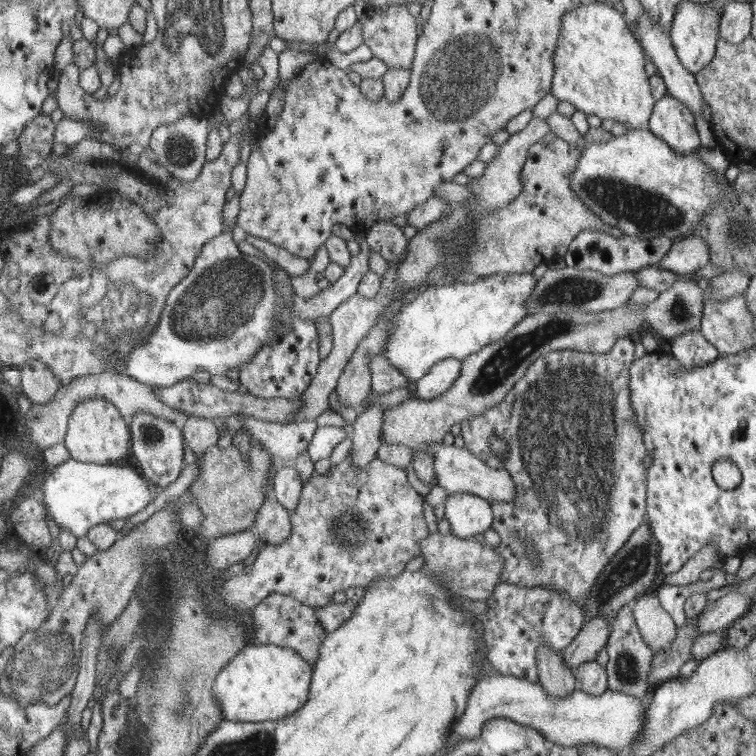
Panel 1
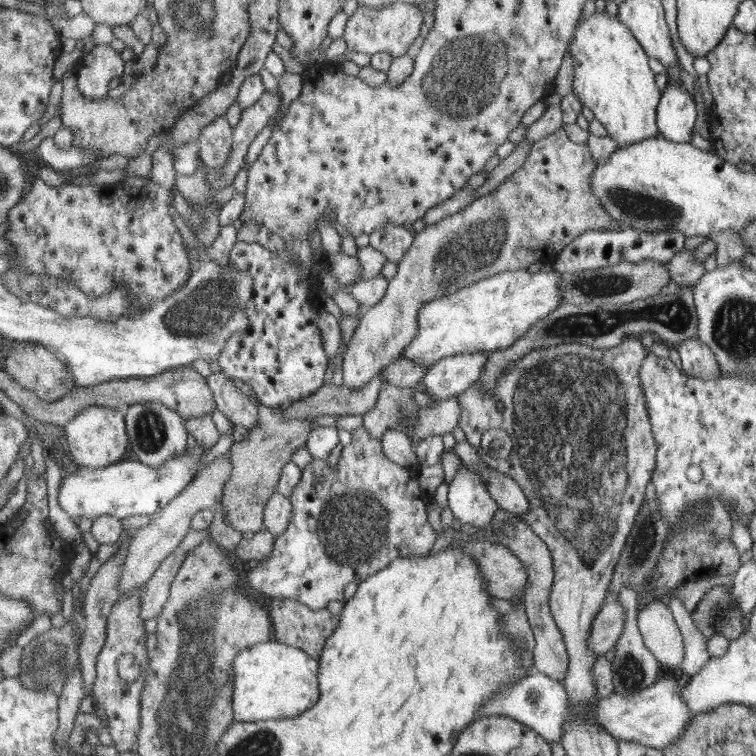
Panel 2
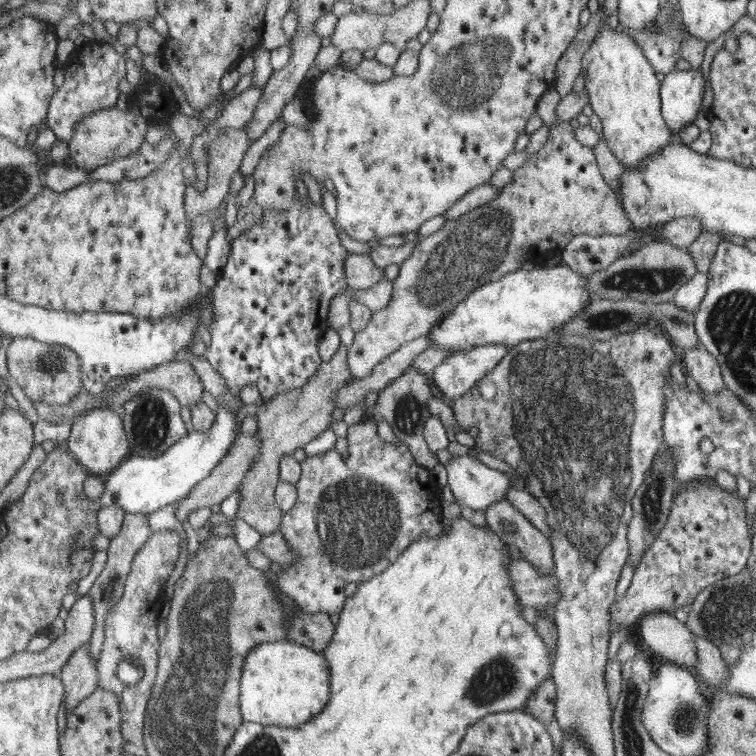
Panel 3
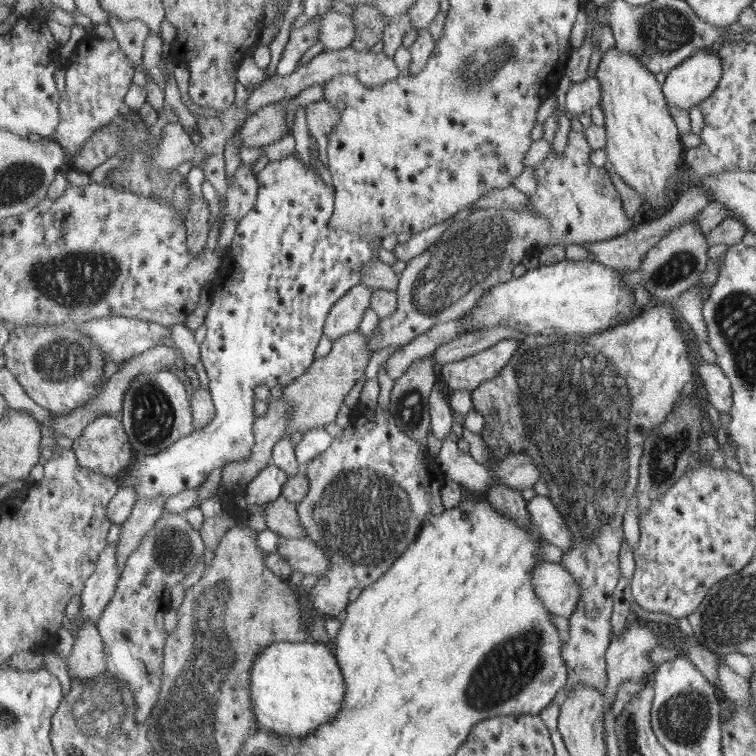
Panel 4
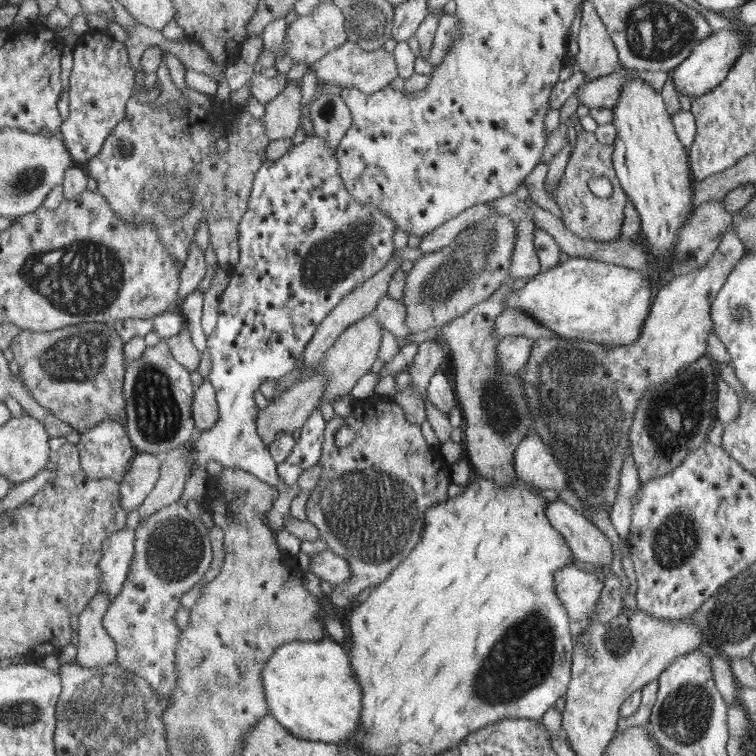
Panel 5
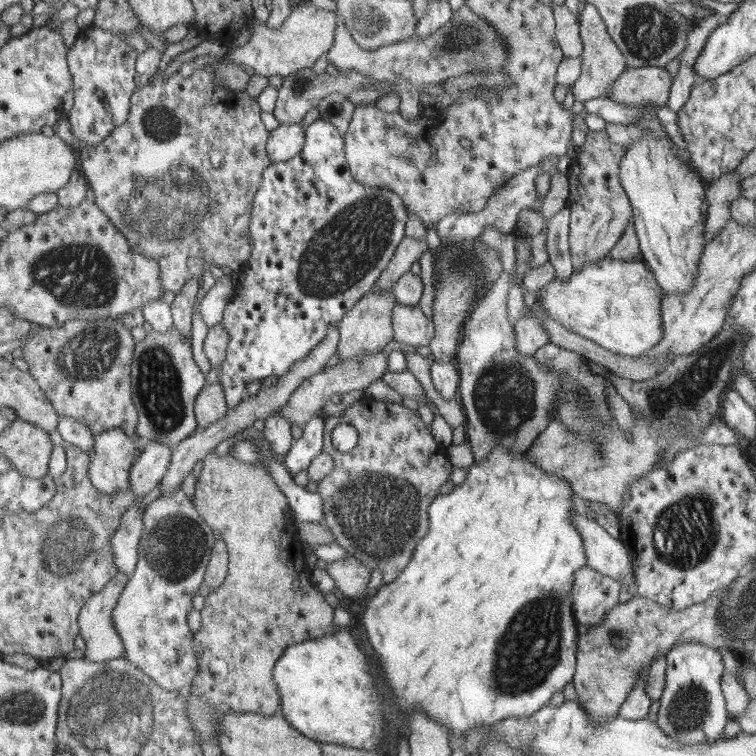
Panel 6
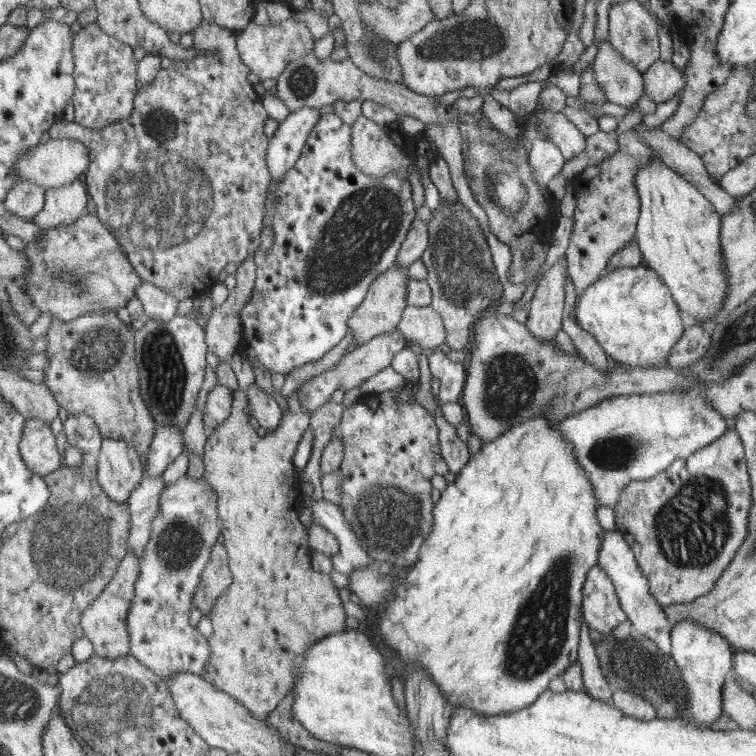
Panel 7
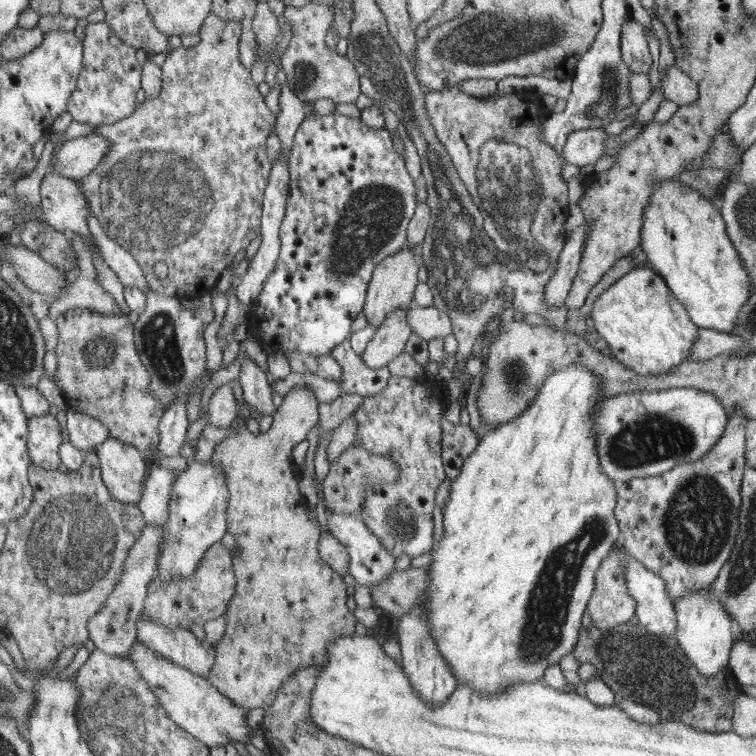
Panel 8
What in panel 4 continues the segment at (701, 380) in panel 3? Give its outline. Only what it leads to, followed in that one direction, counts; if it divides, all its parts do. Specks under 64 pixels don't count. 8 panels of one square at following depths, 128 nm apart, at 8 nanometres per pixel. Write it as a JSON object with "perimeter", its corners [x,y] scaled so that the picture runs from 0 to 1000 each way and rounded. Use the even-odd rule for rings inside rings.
{"perimeter":[[[927,478],[923,497],[930,503],[929,511],[937,520],[937,530],[950,545],[964,545],[970,533],[967,505],[950,481]]]}

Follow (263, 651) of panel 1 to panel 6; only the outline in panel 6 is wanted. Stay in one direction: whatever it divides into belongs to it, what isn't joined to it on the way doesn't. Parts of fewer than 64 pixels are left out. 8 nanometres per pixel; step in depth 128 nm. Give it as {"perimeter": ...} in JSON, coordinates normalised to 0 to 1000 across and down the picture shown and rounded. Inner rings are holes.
{"perimeter":[[[460,831],[431,844],[385,853],[362,881],[361,898],[372,923],[370,944],[394,968],[409,978],[466,991],[517,995],[503,984],[511,976],[508,942],[505,942],[508,921],[503,918],[503,913],[497,907],[497,897],[492,889],[492,873],[487,868],[487,862],[481,862],[476,857],[474,847],[463,839]]]}

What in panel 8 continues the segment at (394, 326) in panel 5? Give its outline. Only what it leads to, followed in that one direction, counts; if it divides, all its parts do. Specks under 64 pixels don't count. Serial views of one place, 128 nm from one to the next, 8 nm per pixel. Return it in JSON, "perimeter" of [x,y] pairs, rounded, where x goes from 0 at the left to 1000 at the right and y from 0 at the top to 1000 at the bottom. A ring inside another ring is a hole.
{"perimeter":[[[575,403],[566,406],[542,405],[541,430],[546,439],[569,452],[573,447],[589,447],[599,440],[595,417]]]}

